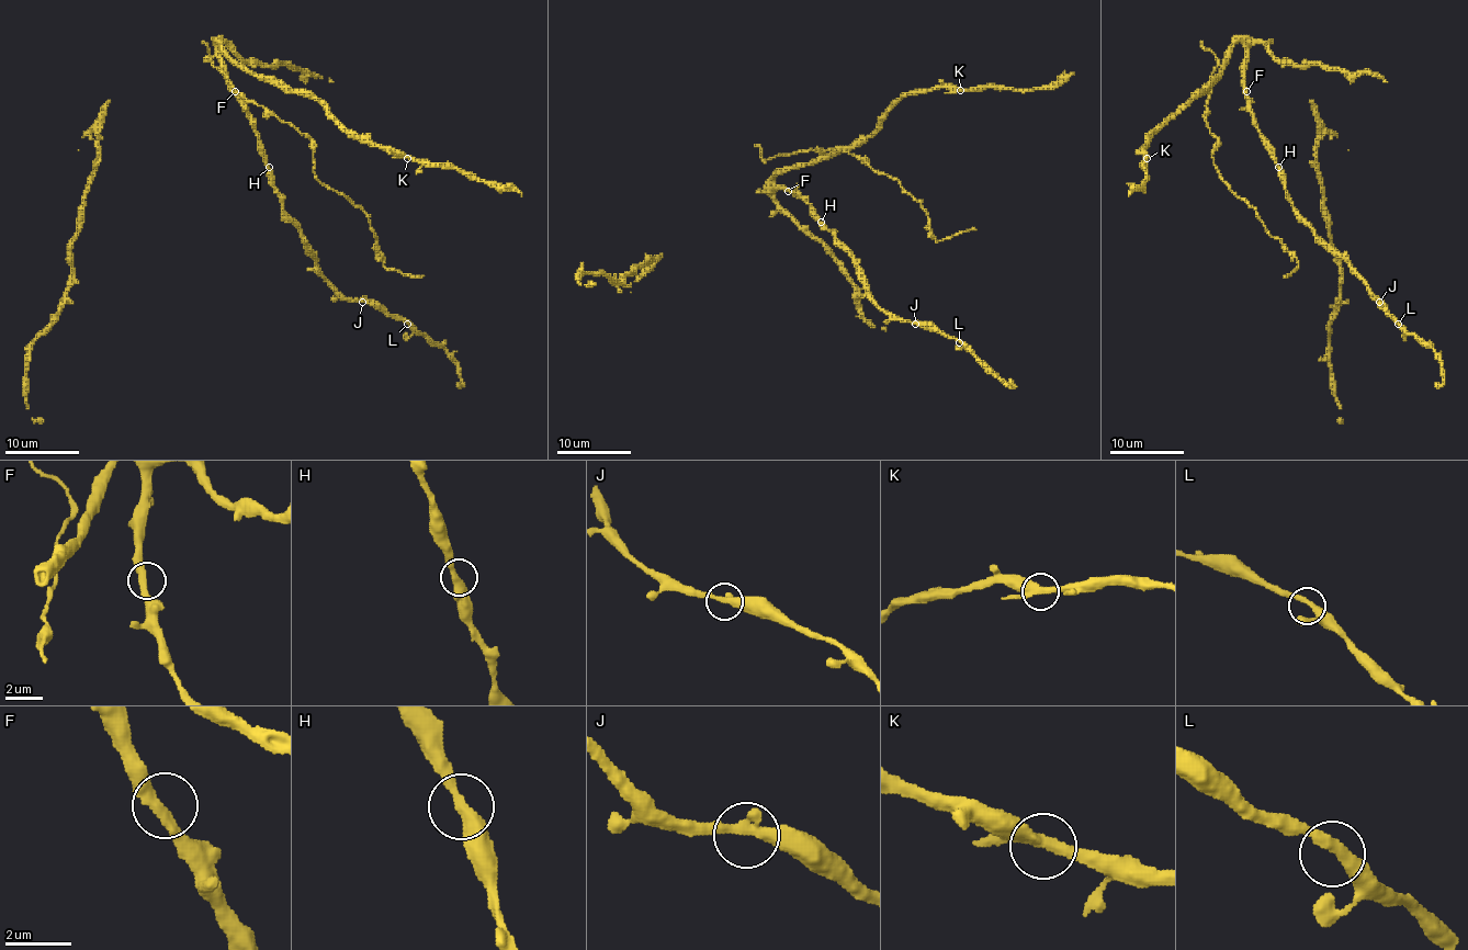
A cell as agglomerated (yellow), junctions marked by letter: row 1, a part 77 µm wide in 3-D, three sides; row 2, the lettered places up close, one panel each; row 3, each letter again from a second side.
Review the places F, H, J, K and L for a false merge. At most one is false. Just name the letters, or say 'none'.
none

